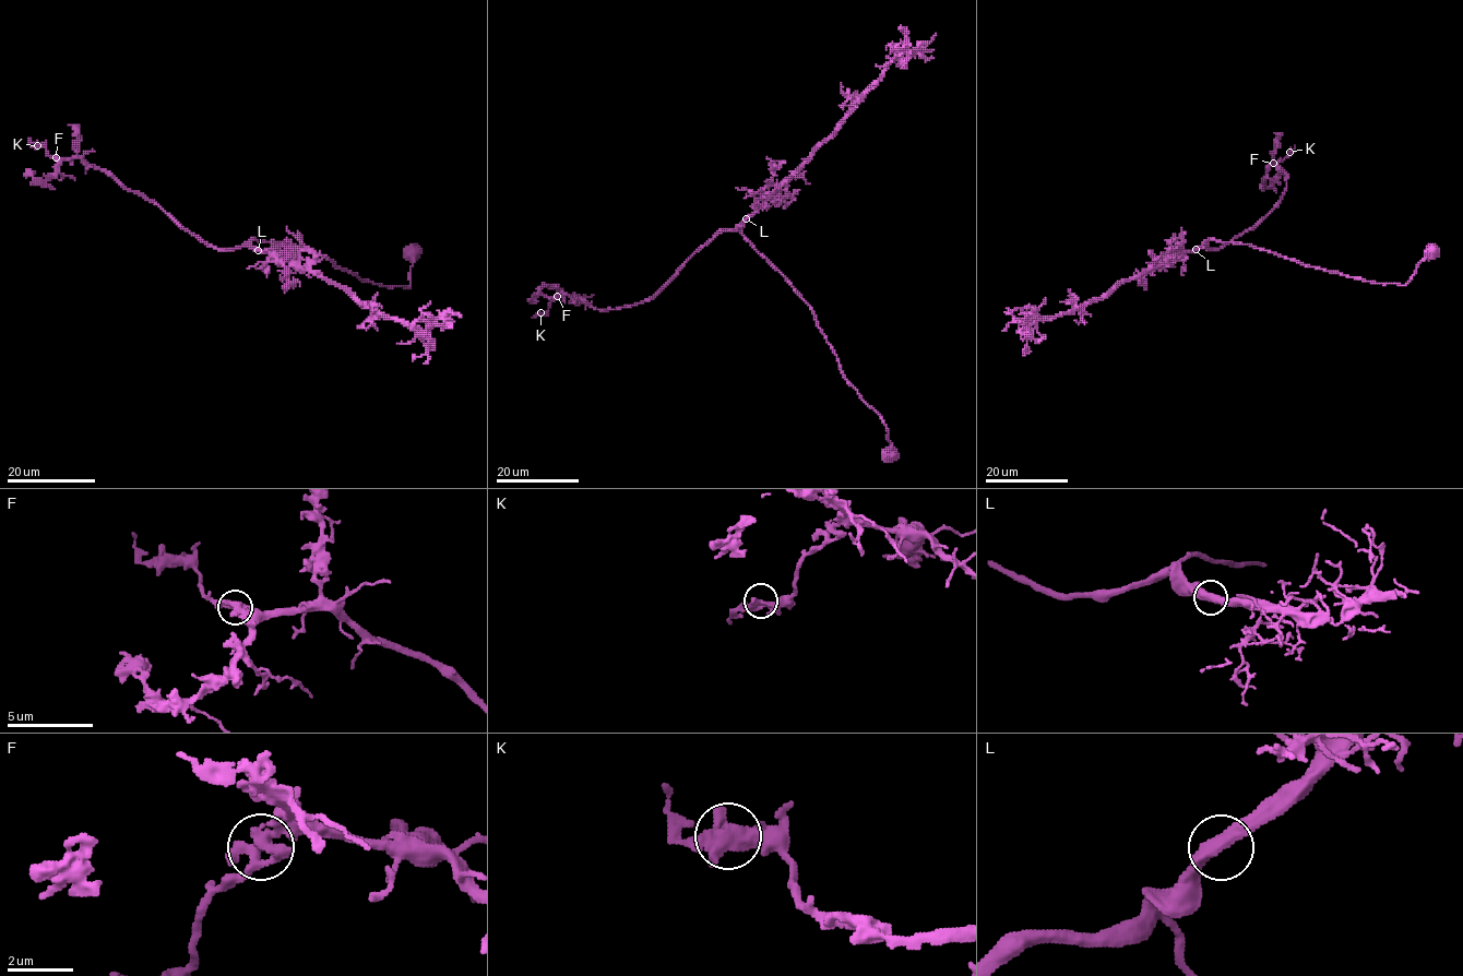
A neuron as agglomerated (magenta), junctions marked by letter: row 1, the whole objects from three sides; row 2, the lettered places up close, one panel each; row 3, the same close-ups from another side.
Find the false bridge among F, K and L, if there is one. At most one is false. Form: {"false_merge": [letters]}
{"false_merge": []}

